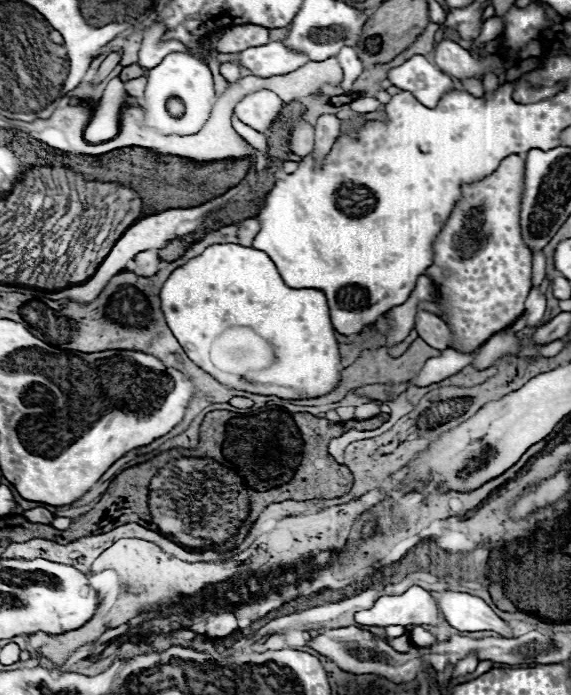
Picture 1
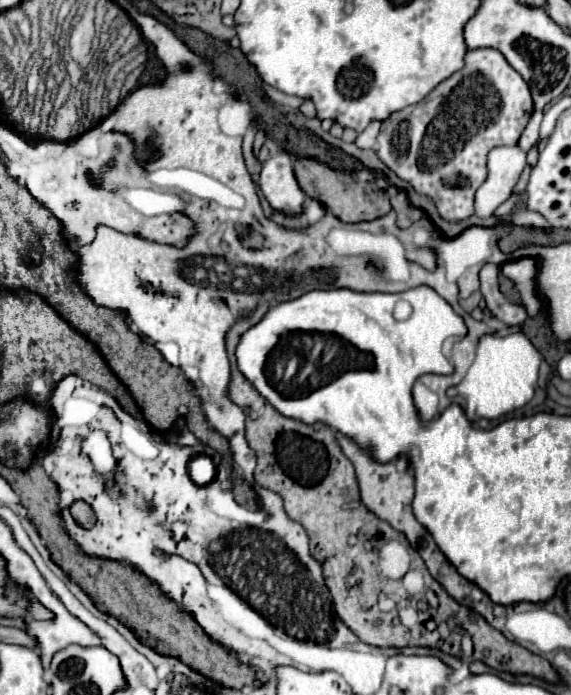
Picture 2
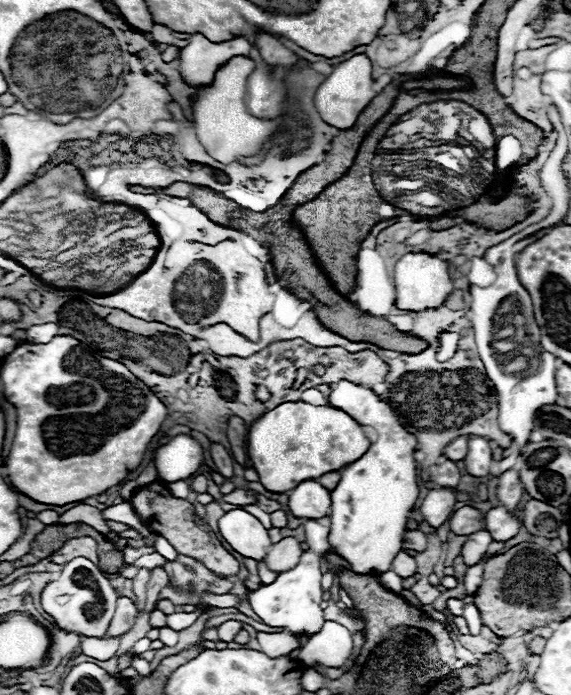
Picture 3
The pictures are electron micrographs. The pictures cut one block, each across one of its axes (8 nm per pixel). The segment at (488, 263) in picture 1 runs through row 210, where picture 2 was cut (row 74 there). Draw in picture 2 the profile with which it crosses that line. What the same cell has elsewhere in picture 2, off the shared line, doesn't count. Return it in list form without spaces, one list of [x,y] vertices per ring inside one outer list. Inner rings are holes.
[[[496,48],[470,50],[464,68],[418,104],[382,122],[376,154],[398,178],[428,196],[446,222],[462,222],[474,214],[474,194],[486,180],[488,152],[496,146],[516,146],[532,110],[528,84]]]

